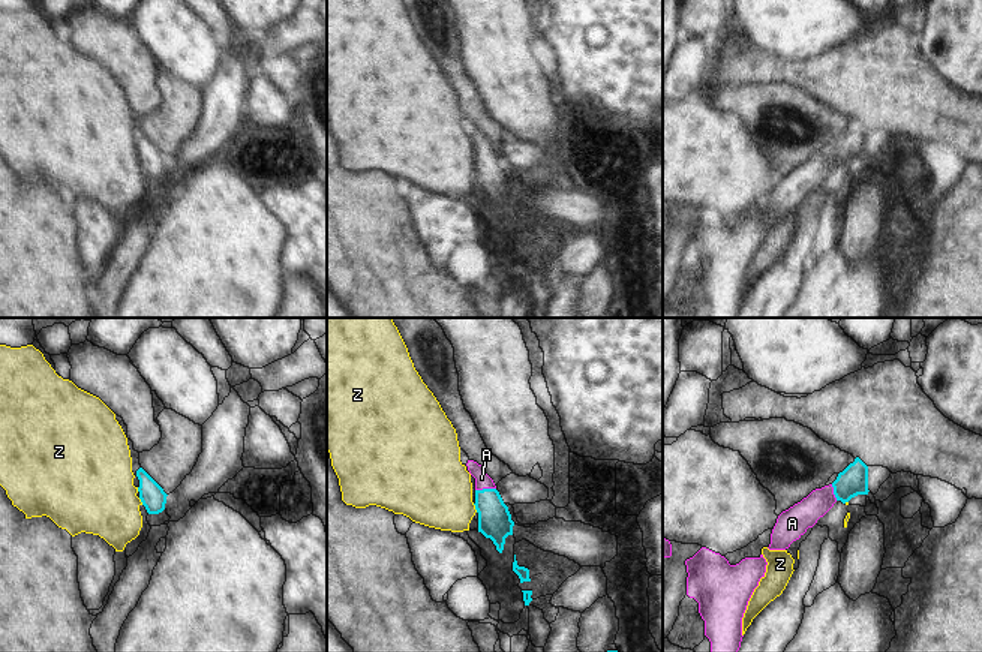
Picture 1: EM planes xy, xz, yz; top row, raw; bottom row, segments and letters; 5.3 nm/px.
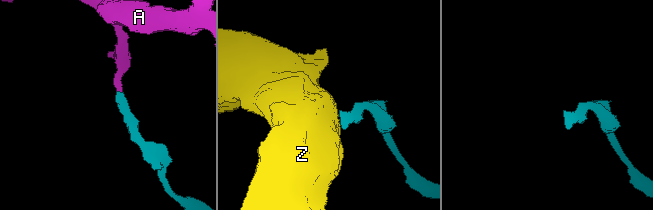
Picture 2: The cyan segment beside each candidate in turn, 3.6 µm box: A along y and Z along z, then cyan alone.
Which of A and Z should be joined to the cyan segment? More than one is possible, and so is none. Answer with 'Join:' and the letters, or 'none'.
Join: A

